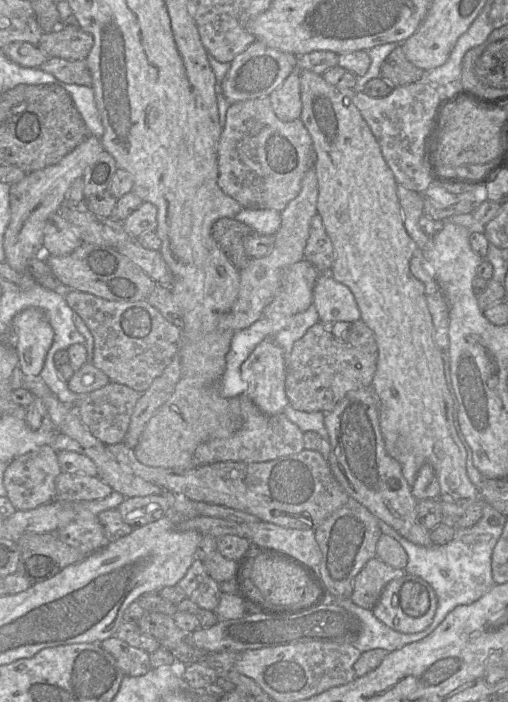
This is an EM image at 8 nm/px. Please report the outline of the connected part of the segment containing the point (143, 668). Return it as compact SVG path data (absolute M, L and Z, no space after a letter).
M113 636L100 643L110 653L126 676L142 676L151 669L150 654Z

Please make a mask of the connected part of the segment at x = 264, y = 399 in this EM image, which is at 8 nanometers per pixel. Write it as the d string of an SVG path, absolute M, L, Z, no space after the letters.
M264 339L240 365L241 378L247 383L245 395L265 414L276 415L283 412L288 398L285 392L284 351L272 339Z

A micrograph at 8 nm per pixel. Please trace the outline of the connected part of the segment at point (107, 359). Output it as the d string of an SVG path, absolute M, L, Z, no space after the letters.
M64 289L69 307L89 329L93 341L91 364L101 370L110 382L144 392L178 353L181 328L168 321L147 300L109 301L87 292Z

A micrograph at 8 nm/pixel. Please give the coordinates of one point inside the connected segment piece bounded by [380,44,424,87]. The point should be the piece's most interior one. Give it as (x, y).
(396, 69)

